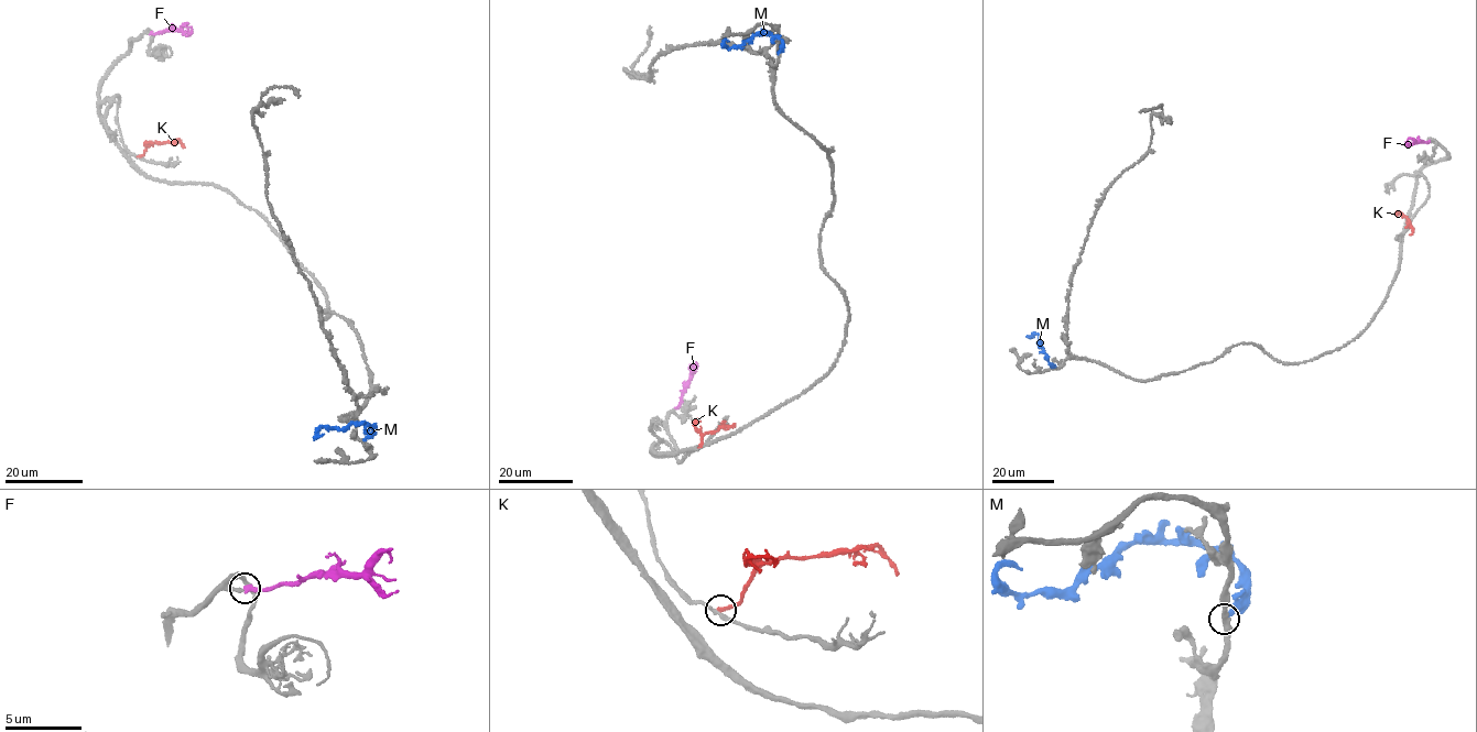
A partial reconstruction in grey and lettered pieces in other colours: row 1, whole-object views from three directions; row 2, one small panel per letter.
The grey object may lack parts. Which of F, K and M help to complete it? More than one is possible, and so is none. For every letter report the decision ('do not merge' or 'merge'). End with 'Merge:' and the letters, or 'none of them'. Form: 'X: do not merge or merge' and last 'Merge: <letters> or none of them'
F: merge
K: do not merge
M: merge
Merge: F, M

